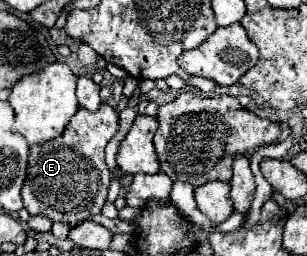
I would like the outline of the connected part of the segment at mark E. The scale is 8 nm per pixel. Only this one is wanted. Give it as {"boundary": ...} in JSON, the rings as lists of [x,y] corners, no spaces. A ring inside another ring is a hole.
{"boundary":[[[100,103],[96,113],[78,109],[72,121],[68,121],[64,133],[44,145],[32,145],[28,155],[28,175],[22,187],[24,207],[30,215],[44,215],[52,223],[78,225],[94,215],[106,203],[110,185],[110,171],[104,163],[104,147],[118,131],[118,113]]]}

